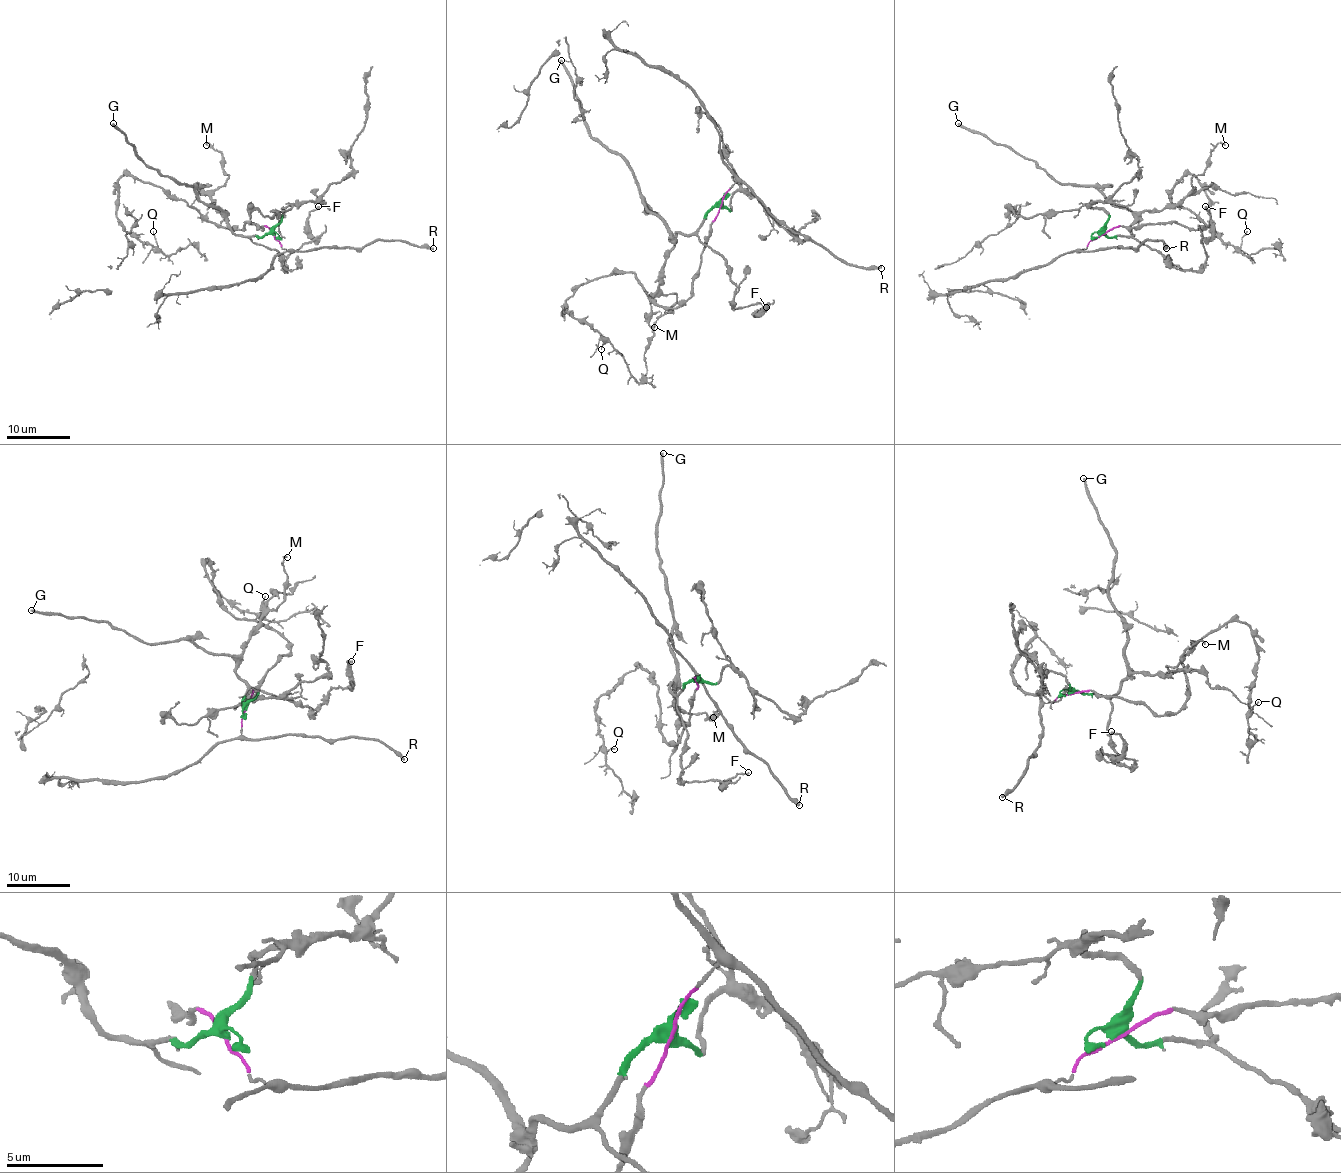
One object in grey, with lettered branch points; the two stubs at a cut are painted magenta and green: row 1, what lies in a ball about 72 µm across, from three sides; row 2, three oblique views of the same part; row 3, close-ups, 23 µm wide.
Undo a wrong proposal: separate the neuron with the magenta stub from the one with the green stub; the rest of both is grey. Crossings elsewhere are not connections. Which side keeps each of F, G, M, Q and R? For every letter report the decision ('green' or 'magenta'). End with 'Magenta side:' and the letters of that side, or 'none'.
F: green
G: green
M: green
Q: magenta
R: magenta
Magenta side: Q, R

